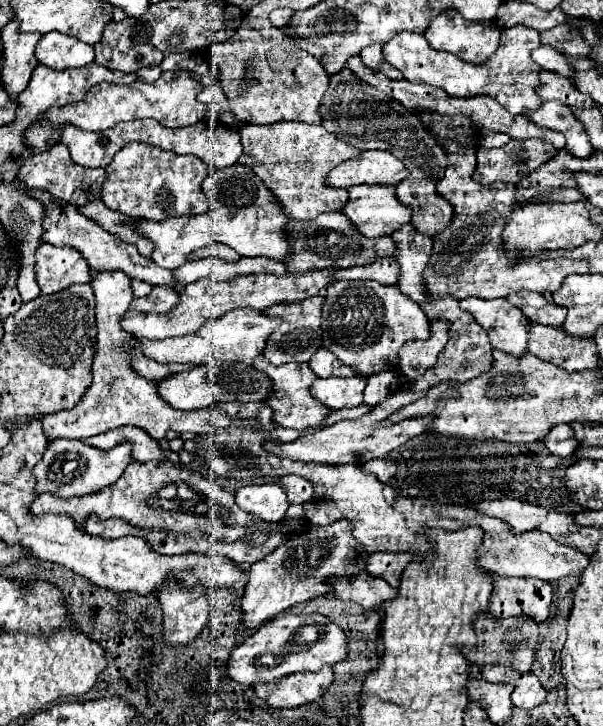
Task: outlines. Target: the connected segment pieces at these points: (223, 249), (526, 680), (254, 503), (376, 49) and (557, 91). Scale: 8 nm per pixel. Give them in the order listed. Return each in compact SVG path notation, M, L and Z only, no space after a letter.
M213 243L209 247L203 247L203 249L197 249L193 253L189 253L189 259L205 259L205 257L219 257L223 261L239 261L241 255L237 251L233 251L231 247L227 245L221 245L221 243Z
M525 673L517 679L511 701L515 707L533 709L545 701L545 695L547 695L547 691L539 683L539 679L533 673Z
M279 481L273 483L253 483L237 491L235 503L251 513L257 515L269 523L277 523L285 517L289 509L289 501L285 495L285 489Z
M373 43L367 49L363 49L361 51L361 59L363 59L363 63L367 67L371 67L373 71L381 71L383 75L389 75L391 79L401 79L403 77L395 67L391 67L389 63L385 63L385 59L381 55L381 43Z
M543 71L541 81L543 81L543 85L537 89L537 95L543 101L559 99L561 103L565 103L569 107L581 107L581 99L583 99L581 91L577 87L573 87L571 81L565 81L565 77L561 77L559 73Z

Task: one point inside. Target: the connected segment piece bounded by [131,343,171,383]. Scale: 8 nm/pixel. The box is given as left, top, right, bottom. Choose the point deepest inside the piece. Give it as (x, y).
(152, 371)

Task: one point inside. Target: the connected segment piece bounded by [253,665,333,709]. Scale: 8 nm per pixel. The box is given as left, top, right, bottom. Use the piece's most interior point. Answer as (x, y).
(300, 688)

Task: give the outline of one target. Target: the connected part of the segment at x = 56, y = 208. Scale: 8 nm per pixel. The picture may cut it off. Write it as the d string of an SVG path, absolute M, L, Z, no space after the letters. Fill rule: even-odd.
M17 181L17 185L21 189L25 189L31 197L43 201L45 205L45 219L43 219L43 227L45 227L45 235L43 235L43 241L45 243L51 243L51 245L57 245L57 247L73 247L77 249L85 261L89 263L89 267L93 271L123 271L127 273L129 277L135 277L139 281L145 281L153 287L157 285L169 285L173 287L177 293L185 291L185 285L177 285L177 281L173 281L173 271L171 269L161 269L155 261L151 261L149 257L143 257L135 245L129 245L129 243L123 243L117 235L113 233L107 233L105 229L101 229L95 221L83 217L71 203L63 203L63 201L57 201L53 199L49 193L45 191L31 191L27 189L21 181Z

